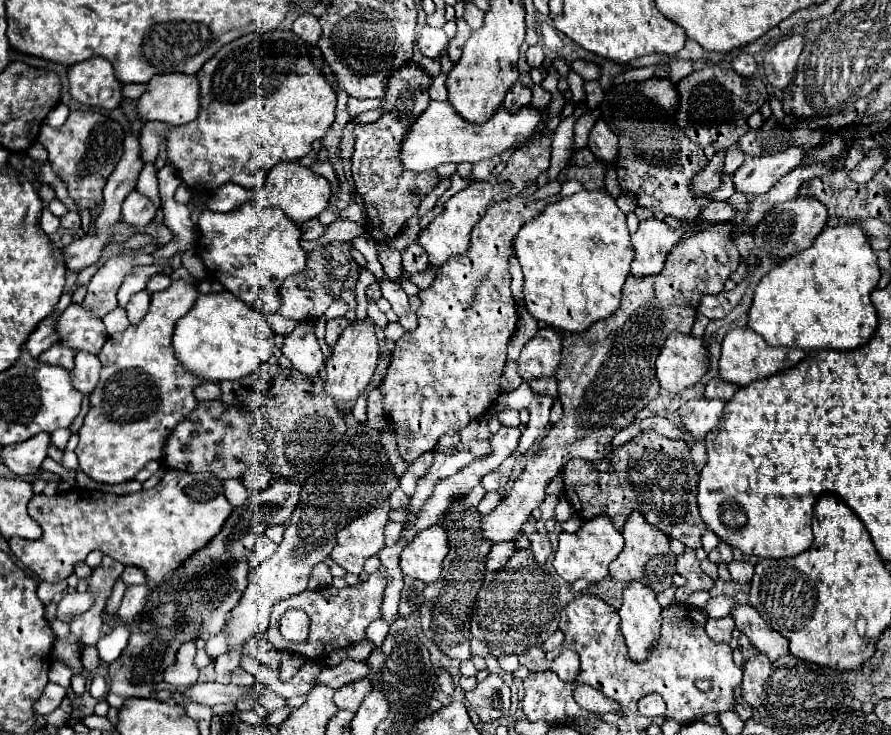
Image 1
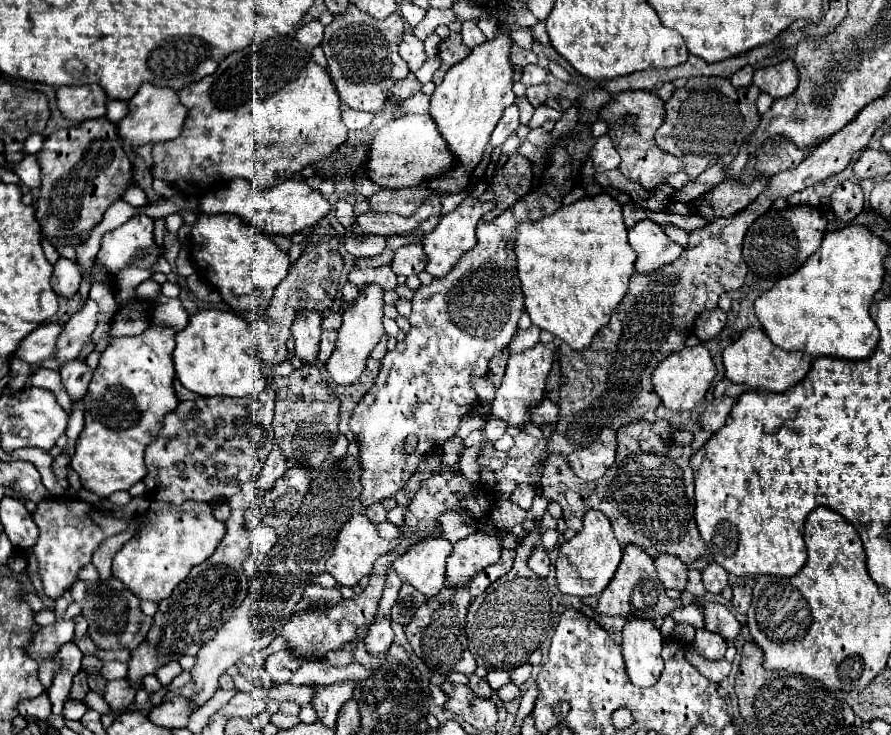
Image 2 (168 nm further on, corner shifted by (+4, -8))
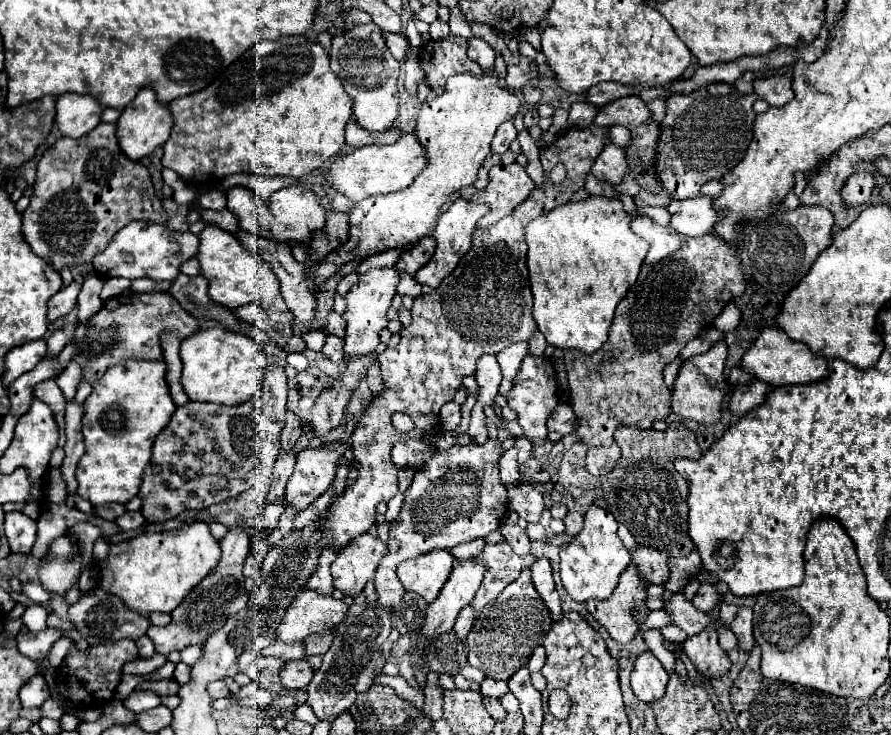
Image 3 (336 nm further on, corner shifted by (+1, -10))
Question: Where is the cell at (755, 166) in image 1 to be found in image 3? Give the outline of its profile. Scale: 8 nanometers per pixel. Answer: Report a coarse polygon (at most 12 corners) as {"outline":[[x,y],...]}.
{"outline":[[710,196],[674,200],[670,226],[688,238],[710,234],[724,210]]}

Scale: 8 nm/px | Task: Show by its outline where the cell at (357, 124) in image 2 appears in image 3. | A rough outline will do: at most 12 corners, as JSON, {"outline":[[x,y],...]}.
{"outline":[[358,122],[346,124],[346,144],[374,144],[374,136]]}

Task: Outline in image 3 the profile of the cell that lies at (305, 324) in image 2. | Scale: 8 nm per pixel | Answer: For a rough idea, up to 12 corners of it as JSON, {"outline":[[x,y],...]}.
{"outline":[[236,232],[274,268],[284,302],[310,330],[316,298],[288,242]]}

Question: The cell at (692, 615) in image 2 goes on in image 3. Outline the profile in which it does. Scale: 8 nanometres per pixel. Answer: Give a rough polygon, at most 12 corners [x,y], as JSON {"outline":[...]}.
{"outline":[[654,610],[646,622],[640,624],[640,632],[648,628],[664,628],[672,624],[666,610]]}

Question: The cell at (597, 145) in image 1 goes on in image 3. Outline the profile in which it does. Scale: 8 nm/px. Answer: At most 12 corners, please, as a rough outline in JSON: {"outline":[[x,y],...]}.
{"outline":[[608,142],[592,166],[598,180],[620,184],[626,154]]}

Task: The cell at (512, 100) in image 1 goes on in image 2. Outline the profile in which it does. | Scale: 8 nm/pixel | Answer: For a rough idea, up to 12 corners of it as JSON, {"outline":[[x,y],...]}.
{"outline":[[517,104],[505,108],[491,134],[491,148],[499,148],[519,126]]}

